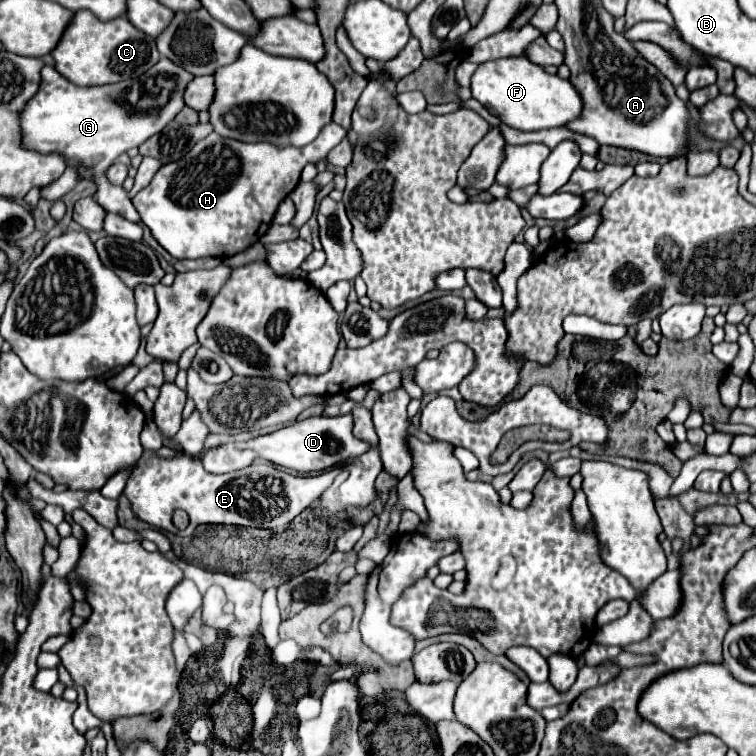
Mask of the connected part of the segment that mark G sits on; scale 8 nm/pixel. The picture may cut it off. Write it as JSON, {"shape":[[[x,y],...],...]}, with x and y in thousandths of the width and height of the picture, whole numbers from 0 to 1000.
{"shape":[[[216,75],[208,86],[202,86],[197,94],[192,94],[192,99],[181,104],[187,110],[189,136],[197,134],[197,139],[192,147],[176,144],[176,149],[171,149],[155,131],[165,118],[173,115],[173,107],[131,115],[102,115],[78,99],[70,89],[60,86],[54,91],[52,120],[44,126],[44,131],[36,134],[33,147],[25,152],[28,189],[30,194],[52,202],[78,202],[86,210],[86,218],[97,221],[104,229],[104,237],[115,237],[128,245],[131,271],[139,274],[139,279],[184,295],[184,282],[179,279],[171,255],[163,247],[147,245],[139,229],[160,202],[187,192],[231,157],[231,152],[245,142],[242,120],[253,104],[253,97]]]}

